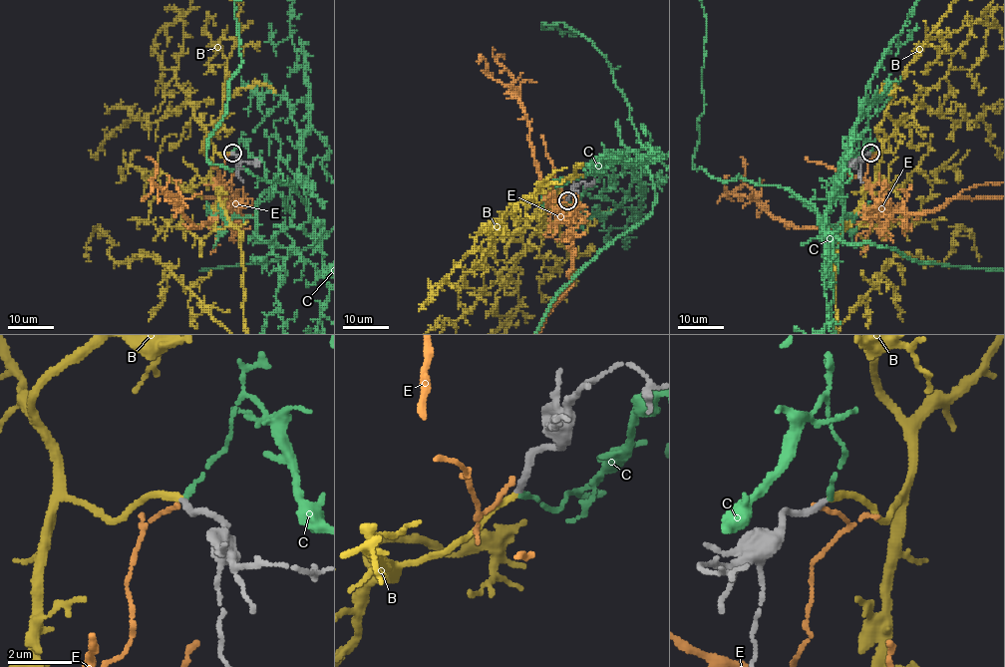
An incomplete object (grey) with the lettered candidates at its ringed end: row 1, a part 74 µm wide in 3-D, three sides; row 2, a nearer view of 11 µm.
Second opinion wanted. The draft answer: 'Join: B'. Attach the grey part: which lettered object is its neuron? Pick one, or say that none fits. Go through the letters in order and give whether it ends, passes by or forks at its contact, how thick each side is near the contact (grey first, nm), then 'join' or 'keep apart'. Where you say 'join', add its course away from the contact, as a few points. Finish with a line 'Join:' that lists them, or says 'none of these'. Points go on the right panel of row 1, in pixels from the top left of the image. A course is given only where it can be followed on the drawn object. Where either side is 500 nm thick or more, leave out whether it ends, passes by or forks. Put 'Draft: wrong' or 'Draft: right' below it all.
B: it ends; calibres 200 and 190 nm; join
C: it ends; calibres 200 and 150 nm; keep apart
E: it ends; calibres 220 and 130 nm; keep apart
Join: B
Draft: right

